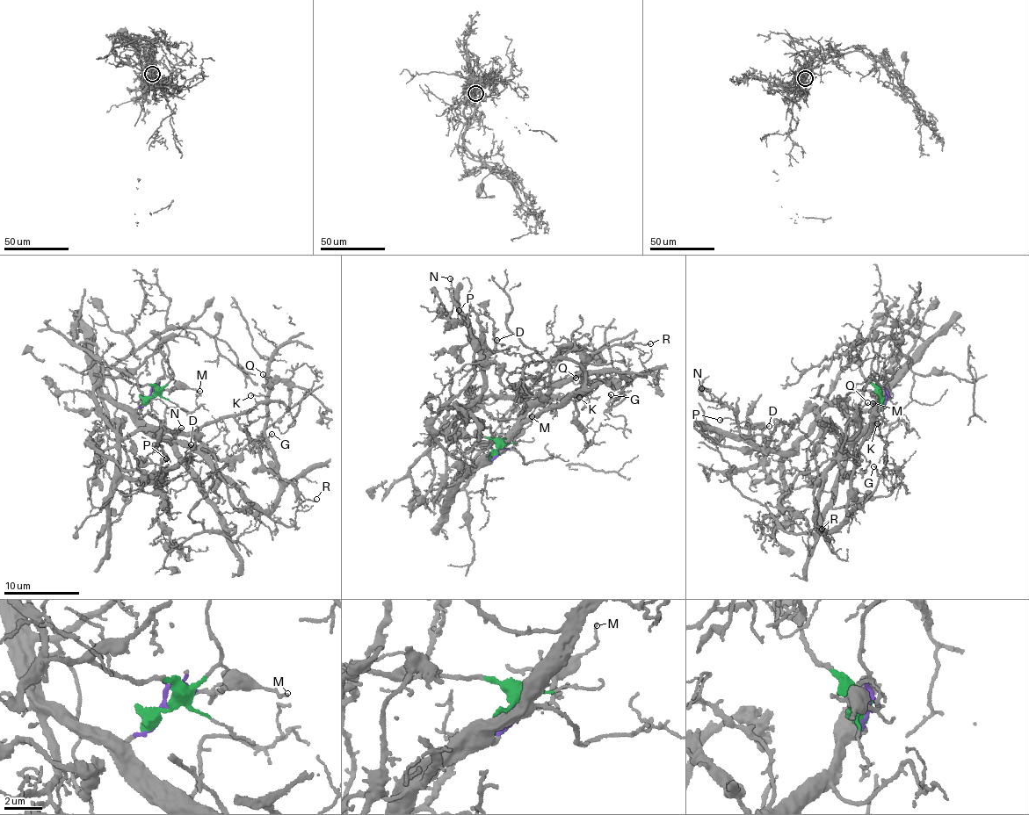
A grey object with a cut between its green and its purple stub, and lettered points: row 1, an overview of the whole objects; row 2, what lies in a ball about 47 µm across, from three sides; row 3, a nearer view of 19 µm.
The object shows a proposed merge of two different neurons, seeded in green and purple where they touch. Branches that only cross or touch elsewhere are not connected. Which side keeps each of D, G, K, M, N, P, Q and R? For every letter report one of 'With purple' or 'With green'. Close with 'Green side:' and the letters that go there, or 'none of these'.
D: With green
G: With purple
K: With purple
M: With purple
N: With green
P: With green
Q: With green
R: With green
Green side: D, N, P, Q, R

